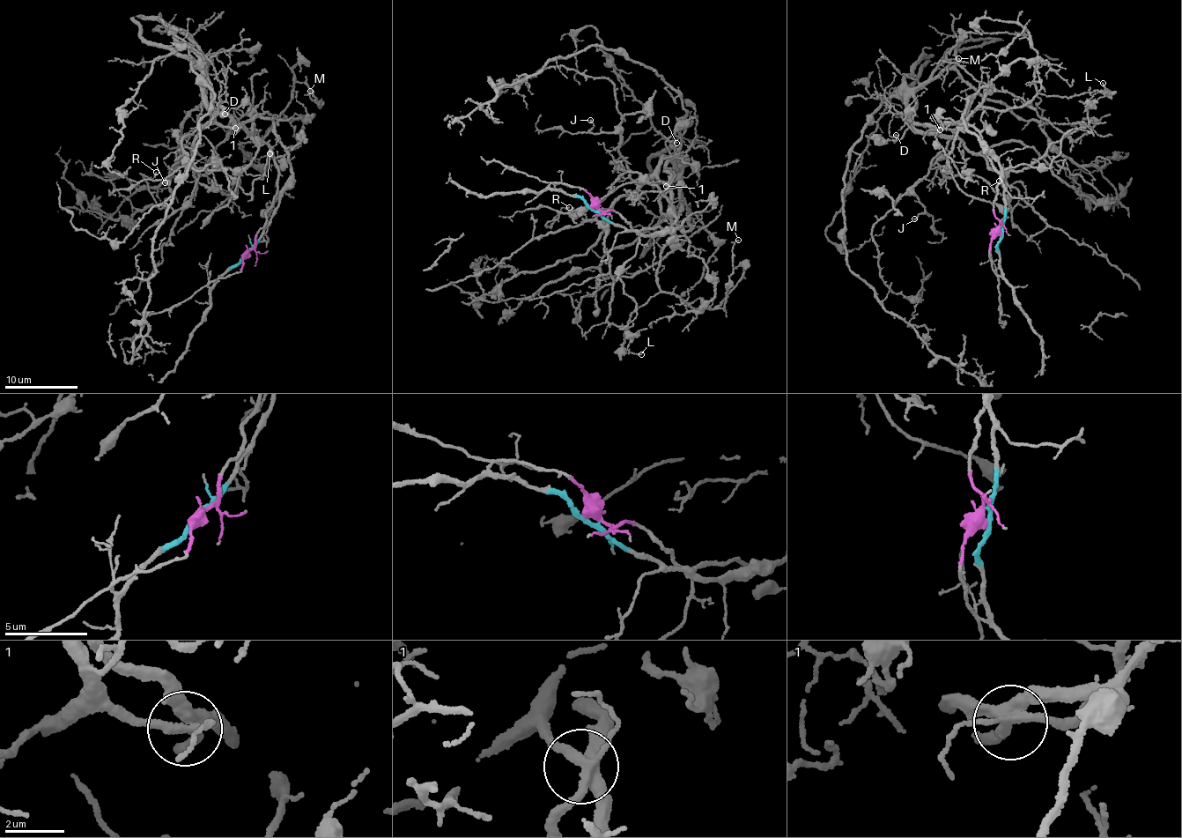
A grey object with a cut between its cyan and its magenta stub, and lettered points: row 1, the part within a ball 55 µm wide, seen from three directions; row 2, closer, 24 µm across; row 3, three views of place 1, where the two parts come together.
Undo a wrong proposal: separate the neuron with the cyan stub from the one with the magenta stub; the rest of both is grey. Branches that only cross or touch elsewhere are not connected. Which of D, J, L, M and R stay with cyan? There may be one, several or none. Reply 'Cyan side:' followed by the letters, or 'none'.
Cyan side: D, J

